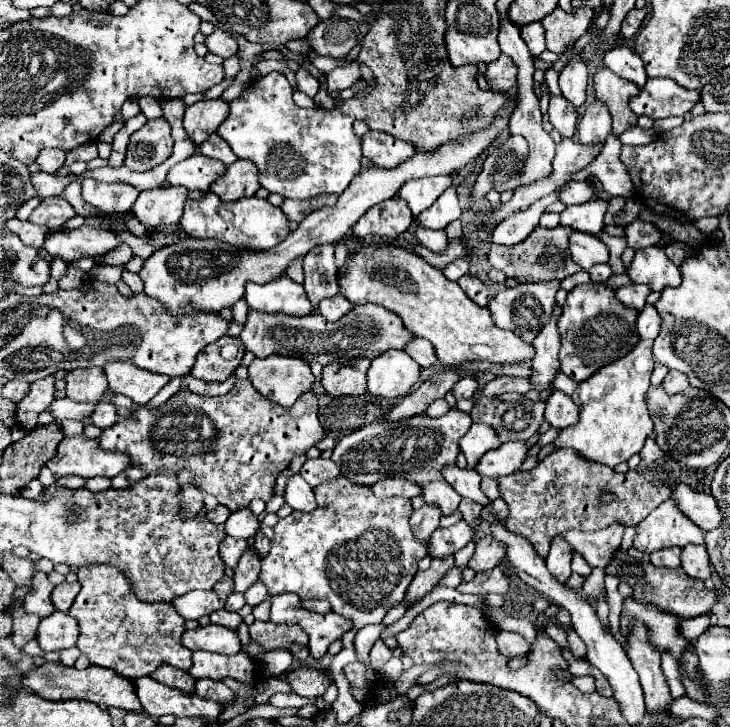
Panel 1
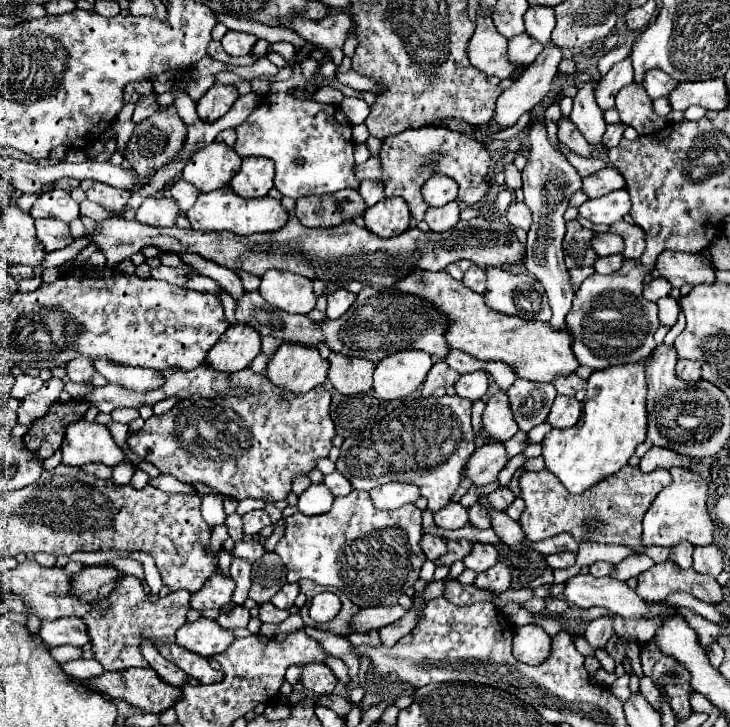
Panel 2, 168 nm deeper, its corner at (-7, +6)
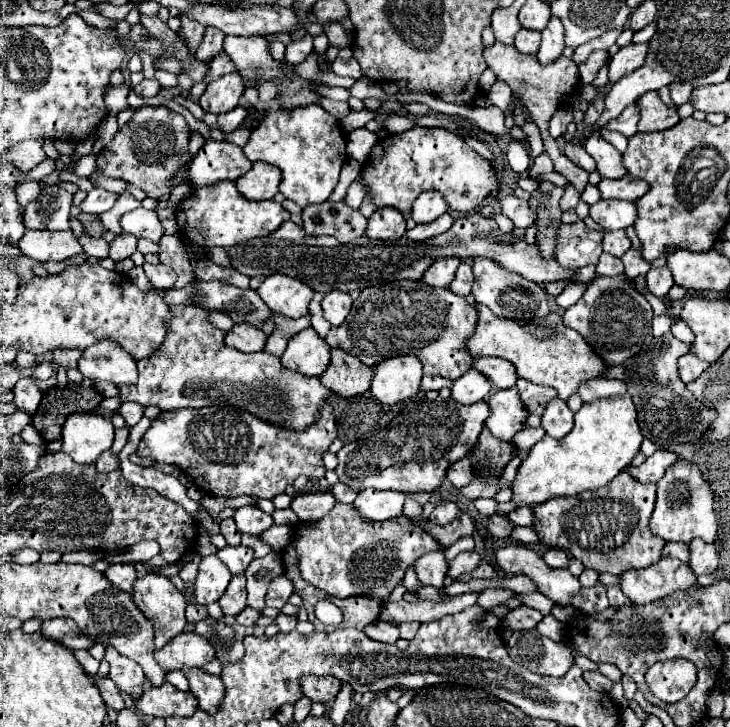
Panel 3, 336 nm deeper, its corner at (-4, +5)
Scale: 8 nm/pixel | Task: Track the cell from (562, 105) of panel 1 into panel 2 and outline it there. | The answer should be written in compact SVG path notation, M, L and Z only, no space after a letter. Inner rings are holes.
M563 119L559 123L559 133L557 133L559 141L565 143L575 155L581 157L591 157L591 147L587 145L587 141L583 139L583 135L579 133L579 129L575 129L575 125L569 119Z

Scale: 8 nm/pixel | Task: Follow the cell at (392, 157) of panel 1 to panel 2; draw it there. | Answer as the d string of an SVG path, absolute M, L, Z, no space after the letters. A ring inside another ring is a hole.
M427 125L419 129L407 129L403 133L383 139L379 161L383 169L385 195L403 197L415 219L421 219L427 211L427 203L421 201L421 187L435 173L443 173L453 178L459 185L457 200L467 205L472 206L478 203L489 191L489 181L485 177L489 173L491 155L487 147L479 141L469 139L467 135L461 135L457 131L449 131L443 127ZM431 163L435 163L435 167L429 167Z

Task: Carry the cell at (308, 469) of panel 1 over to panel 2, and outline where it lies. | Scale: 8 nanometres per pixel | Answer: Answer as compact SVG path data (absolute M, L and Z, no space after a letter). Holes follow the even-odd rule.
M333 471L331 475L325 475L325 485L331 489L331 493L335 495L335 497L339 497L339 495L349 495L351 493L351 483L339 473L339 471Z

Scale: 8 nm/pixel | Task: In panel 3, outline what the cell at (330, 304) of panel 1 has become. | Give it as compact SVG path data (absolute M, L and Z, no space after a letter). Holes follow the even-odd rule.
M334 290L328 292L322 300L322 310L324 310L324 318L332 324L332 326L340 326L344 322L344 318L348 316L352 308L352 298L350 294L342 292L342 290Z

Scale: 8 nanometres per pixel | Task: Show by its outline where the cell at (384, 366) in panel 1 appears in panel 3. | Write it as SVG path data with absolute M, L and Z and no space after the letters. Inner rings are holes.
M394 356L374 366L370 392L382 404L404 402L418 394L422 366L416 356Z

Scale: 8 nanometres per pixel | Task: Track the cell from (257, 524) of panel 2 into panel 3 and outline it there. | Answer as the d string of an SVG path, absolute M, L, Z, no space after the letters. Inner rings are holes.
M258 506L238 508L234 514L234 520L236 520L236 526L242 534L252 534L252 536L262 534L264 530L268 530L274 524L272 516L262 512Z

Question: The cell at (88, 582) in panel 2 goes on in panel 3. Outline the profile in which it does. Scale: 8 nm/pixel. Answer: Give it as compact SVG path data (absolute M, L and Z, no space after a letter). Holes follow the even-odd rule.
M112 564L104 576L112 582L112 586L124 590L124 592L132 592L132 584L136 580L136 568L134 564Z

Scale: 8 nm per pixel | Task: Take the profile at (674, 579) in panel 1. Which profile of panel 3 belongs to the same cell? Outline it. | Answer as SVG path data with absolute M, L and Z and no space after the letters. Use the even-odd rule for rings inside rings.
M660 558L654 566L626 570L620 576L620 588L634 604L648 604L690 586L700 586L696 574L688 564L674 558Z

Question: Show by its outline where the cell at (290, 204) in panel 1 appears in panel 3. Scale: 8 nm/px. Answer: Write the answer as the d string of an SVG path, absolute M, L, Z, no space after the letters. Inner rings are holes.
M326 200L302 210L304 232L312 236L336 236L340 242L352 242L366 230L366 218L346 202Z

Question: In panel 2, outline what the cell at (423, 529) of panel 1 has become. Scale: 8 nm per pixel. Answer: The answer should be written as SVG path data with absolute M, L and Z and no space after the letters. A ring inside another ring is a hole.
M423 535L421 549L423 549L427 561L437 561L441 555L447 553L445 539L441 539L441 537L433 537L433 535Z

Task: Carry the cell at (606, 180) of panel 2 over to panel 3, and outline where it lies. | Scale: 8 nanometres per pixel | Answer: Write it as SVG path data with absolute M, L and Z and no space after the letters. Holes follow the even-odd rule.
M624 174L624 178L618 180L600 180L598 190L602 194L602 198L620 198L620 200L638 200L642 194L646 194L648 184L644 180L636 180L630 174Z

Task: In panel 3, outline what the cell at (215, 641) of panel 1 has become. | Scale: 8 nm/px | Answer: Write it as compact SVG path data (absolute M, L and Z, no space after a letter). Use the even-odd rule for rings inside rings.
M182 632L172 638L172 642L168 642L162 650L156 650L154 658L166 672L170 672L182 666L202 668L206 662L216 658L216 652L206 638L200 638L200 634Z

